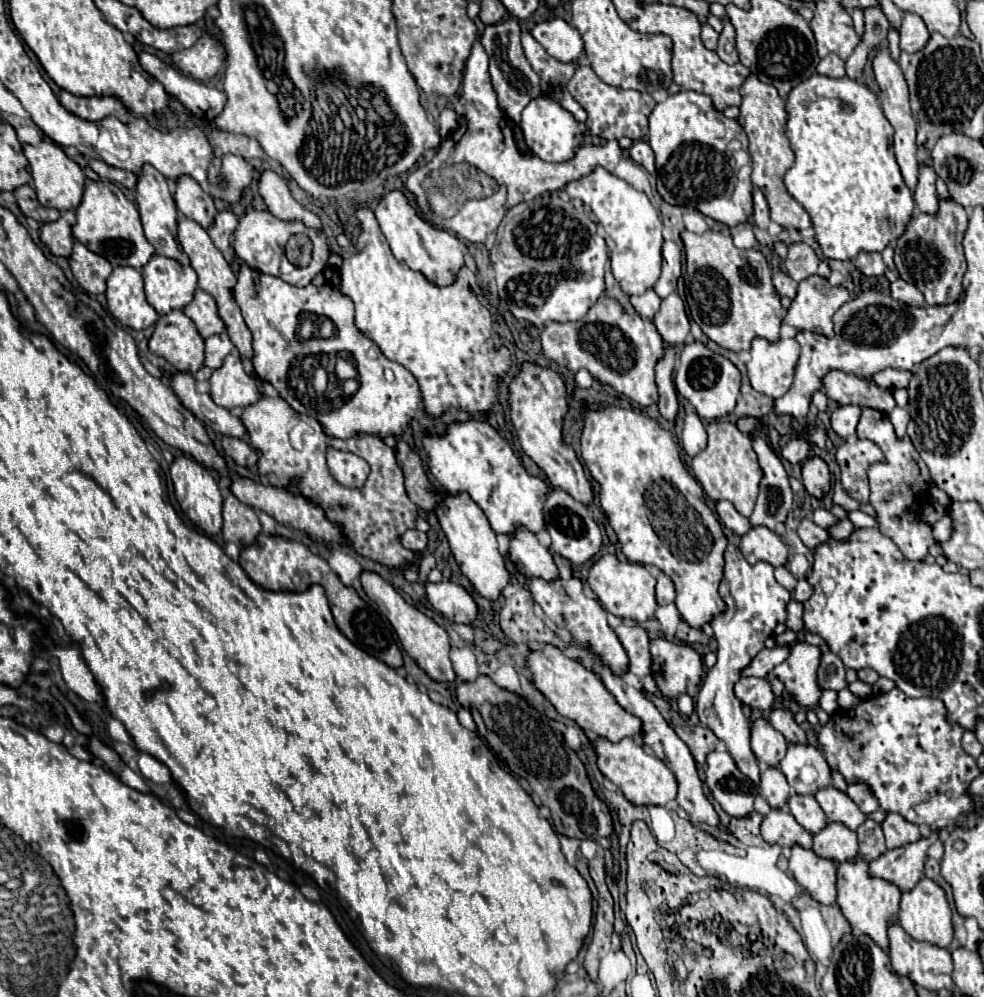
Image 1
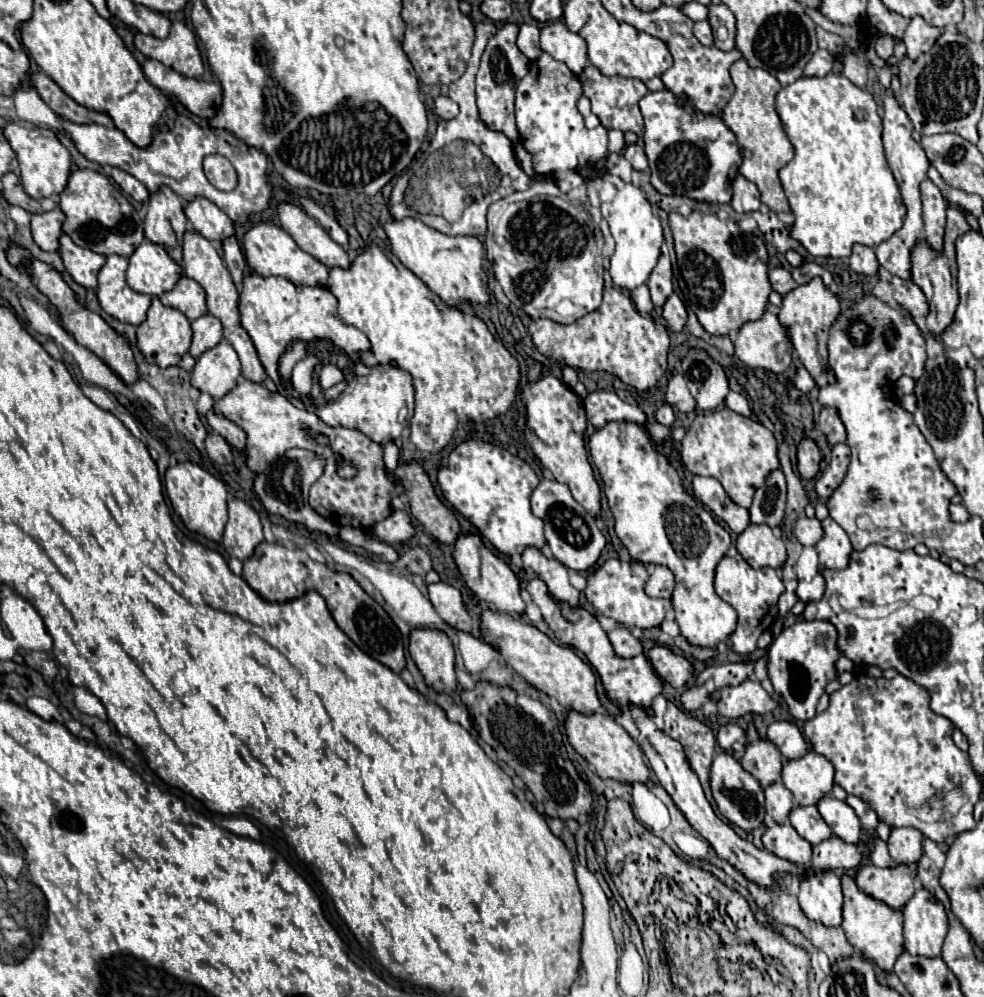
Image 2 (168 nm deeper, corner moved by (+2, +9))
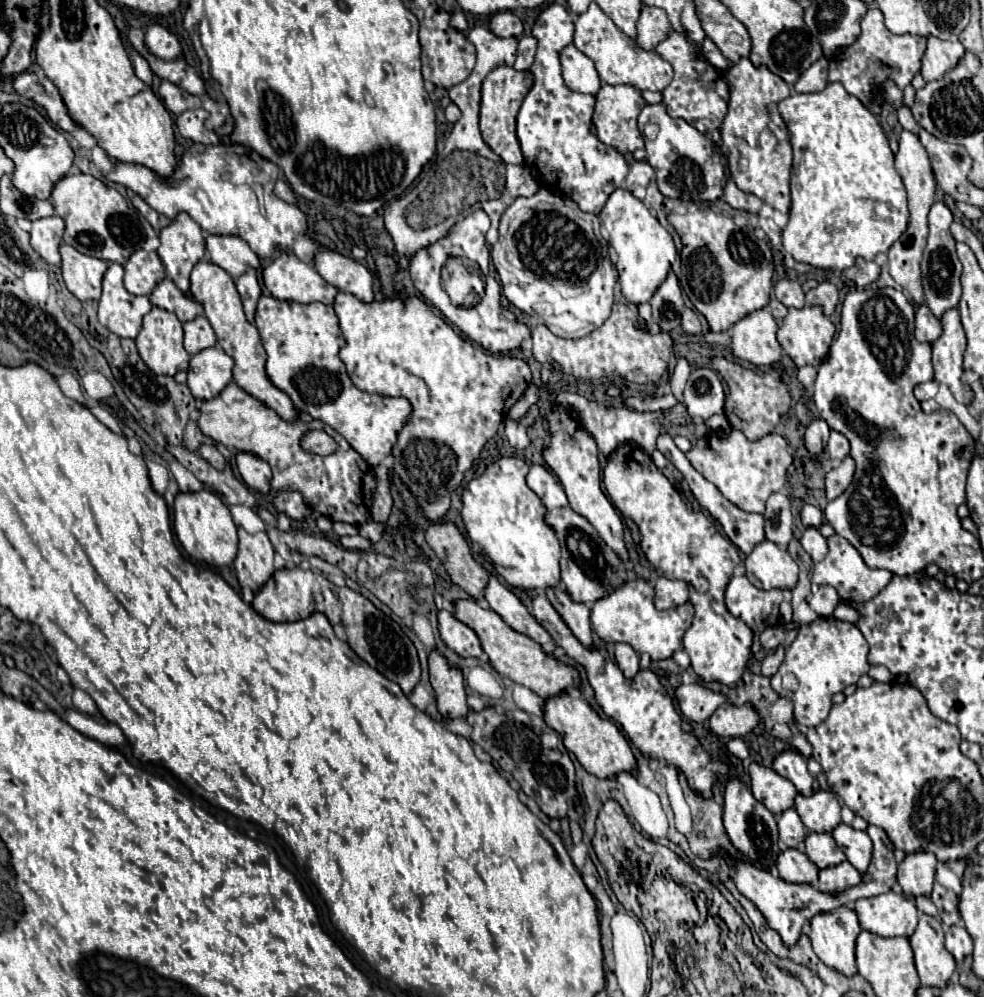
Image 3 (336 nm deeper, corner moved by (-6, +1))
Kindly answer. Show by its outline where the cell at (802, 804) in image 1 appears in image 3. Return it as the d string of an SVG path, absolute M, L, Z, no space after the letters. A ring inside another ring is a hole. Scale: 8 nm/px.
M811 832L807 838L805 838L805 854L807 858L819 868L829 868L829 866L837 866L845 860L845 854L843 850L835 844L833 836L831 834L817 834L817 832Z

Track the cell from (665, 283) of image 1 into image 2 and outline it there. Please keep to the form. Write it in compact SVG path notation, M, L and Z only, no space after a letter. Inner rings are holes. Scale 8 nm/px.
M663 252L659 256L659 262L657 266L653 268L649 280L647 280L647 286L651 290L651 298L653 298L653 304L657 308L661 308L665 304L665 300L671 296L673 292L673 272L671 272L671 258L667 252Z

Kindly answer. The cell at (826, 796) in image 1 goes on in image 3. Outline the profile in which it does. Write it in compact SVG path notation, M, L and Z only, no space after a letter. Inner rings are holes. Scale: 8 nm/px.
M839 824L831 836L839 844L839 848L845 852L847 862L853 864L861 874L867 872L867 866L871 862L871 852L873 852L873 844L867 832L855 830L847 824Z

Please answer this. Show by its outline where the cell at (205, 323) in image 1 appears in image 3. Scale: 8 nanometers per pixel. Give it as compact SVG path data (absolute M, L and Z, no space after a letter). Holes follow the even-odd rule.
M163 278L153 288L153 292L149 294L149 300L153 306L173 312L181 322L193 320L195 316L201 314L201 304L197 304L189 294L175 288L175 284L169 278Z

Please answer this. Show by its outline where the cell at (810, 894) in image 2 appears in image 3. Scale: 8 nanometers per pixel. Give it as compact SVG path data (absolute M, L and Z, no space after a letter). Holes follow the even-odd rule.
M841 906L811 920L811 944L819 960L851 978L857 974L855 940L861 928L853 910Z

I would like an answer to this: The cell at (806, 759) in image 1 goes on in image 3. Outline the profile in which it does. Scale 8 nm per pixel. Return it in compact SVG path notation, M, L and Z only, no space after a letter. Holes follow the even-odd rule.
M815 790L809 798L797 794L795 810L809 832L833 832L841 824L841 804L833 792Z

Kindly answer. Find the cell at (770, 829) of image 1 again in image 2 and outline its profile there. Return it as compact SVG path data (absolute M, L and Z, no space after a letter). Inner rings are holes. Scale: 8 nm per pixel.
M773 822L765 830L761 840L769 852L773 852L783 860L791 860L795 864L811 862L811 844L807 844L807 840L803 840L803 836L799 836L795 828L791 828L791 824Z

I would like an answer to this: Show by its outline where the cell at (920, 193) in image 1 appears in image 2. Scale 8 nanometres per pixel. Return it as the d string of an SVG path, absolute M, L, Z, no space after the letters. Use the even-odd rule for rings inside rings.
M925 178L921 184L921 200L923 200L923 222L925 222L925 238L931 248L941 250L943 246L943 226L945 226L945 210L947 200L941 190Z

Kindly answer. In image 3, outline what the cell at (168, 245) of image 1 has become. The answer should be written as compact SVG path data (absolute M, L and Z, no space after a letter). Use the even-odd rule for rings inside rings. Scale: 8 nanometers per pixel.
M179 214L175 222L161 230L159 258L165 274L181 292L189 292L189 274L205 258L205 240L201 228L189 214Z

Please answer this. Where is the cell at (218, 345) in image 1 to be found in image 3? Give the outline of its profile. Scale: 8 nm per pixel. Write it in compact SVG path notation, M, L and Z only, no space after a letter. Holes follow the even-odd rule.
M199 314L195 320L183 322L183 332L185 332L183 346L189 354L197 354L203 348L211 348L217 342L213 328L203 314Z

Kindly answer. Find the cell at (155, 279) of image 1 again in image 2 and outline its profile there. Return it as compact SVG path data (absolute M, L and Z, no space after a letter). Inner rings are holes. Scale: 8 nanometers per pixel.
M143 242L129 258L127 284L141 294L161 296L175 288L175 280L183 274L183 268L167 254L159 244Z

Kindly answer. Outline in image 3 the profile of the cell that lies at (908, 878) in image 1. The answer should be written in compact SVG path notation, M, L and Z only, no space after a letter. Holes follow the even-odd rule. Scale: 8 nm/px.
M893 890L857 900L855 914L863 930L883 938L909 938L917 928L915 902L907 900L903 894L895 894Z

